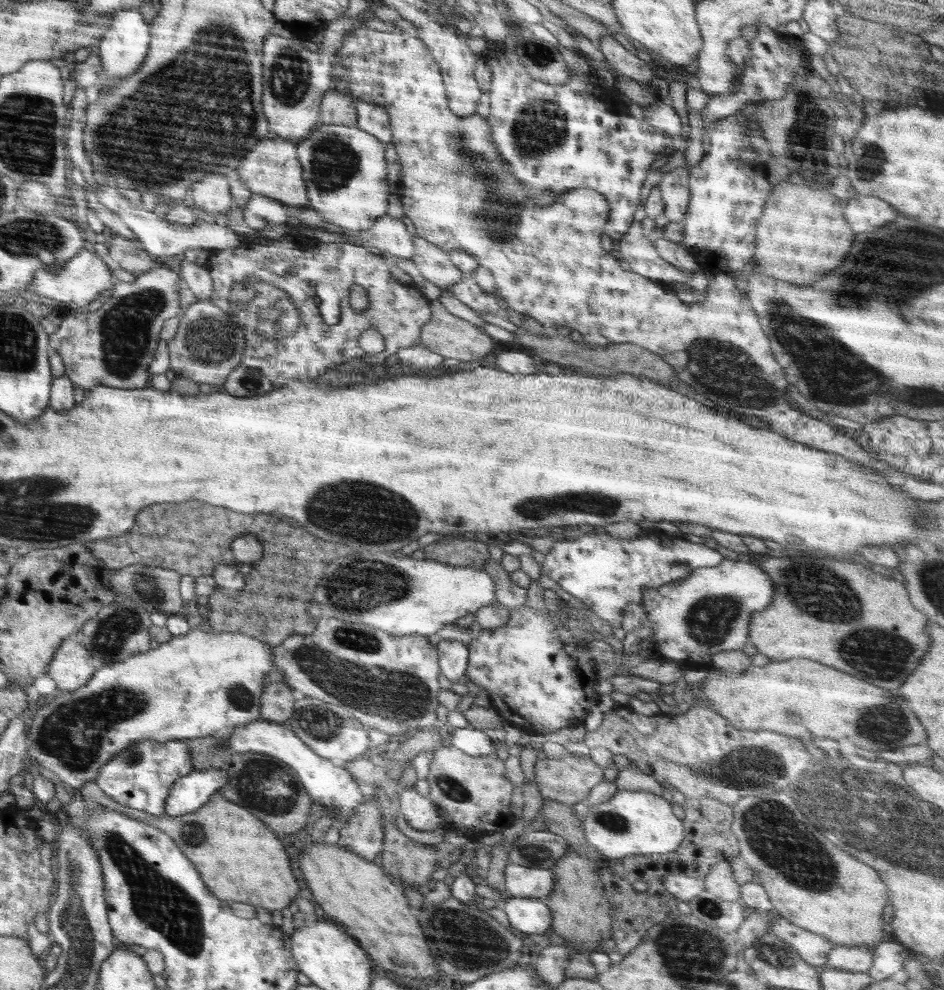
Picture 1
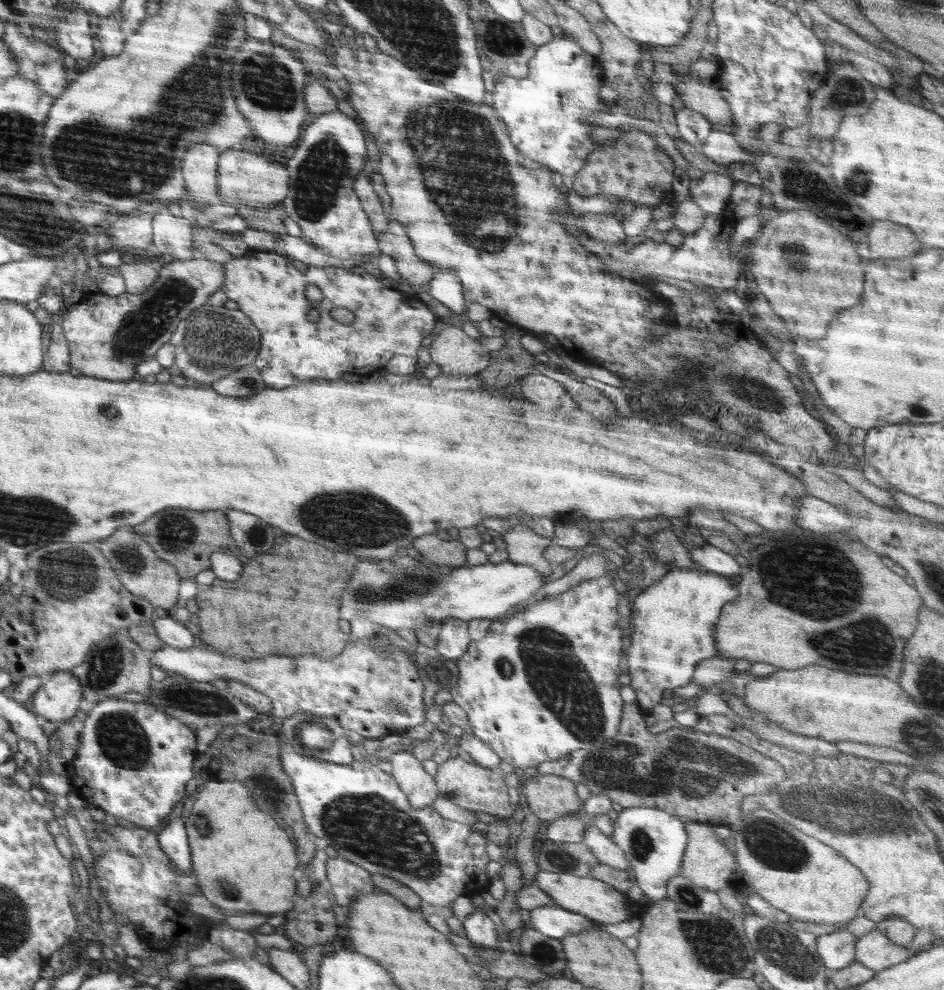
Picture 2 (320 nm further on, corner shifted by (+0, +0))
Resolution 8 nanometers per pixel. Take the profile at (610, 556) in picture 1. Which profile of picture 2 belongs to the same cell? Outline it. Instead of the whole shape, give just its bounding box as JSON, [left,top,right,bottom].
[690,544,740,578]

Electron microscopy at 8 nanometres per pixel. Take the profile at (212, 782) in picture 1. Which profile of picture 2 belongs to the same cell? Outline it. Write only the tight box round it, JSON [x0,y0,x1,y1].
[159,810,192,874]

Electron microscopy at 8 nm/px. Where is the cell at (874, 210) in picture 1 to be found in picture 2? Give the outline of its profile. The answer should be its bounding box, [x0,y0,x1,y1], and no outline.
[868,220,924,258]

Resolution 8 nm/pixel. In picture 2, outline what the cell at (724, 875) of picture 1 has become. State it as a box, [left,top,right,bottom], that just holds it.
[680,823,738,891]

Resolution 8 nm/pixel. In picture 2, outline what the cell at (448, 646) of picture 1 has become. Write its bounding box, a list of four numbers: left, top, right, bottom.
[436,618,471,661]

